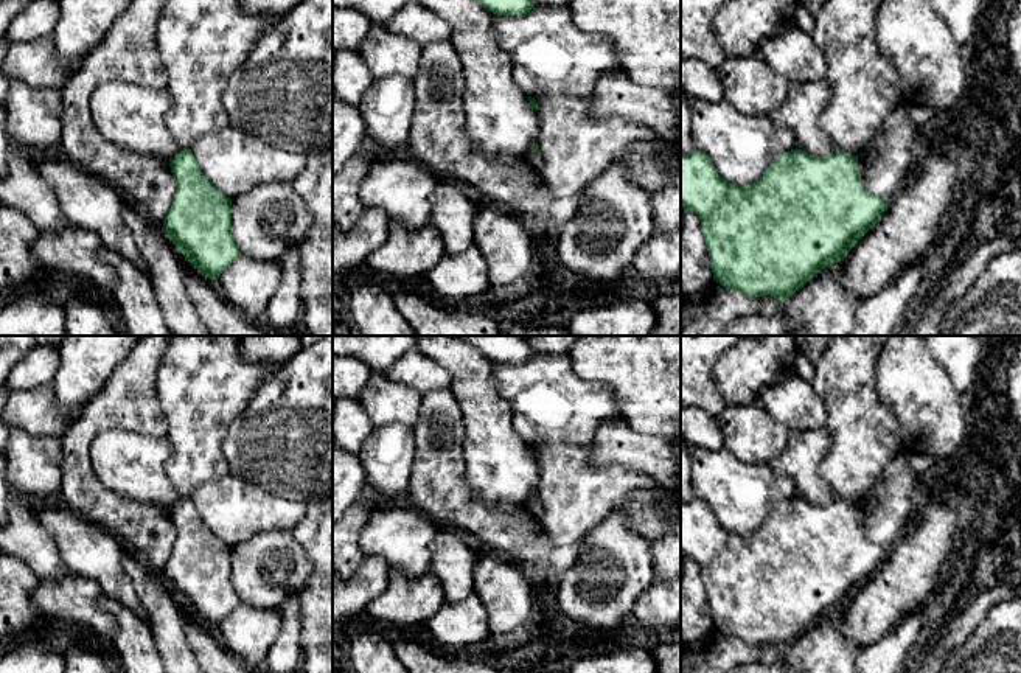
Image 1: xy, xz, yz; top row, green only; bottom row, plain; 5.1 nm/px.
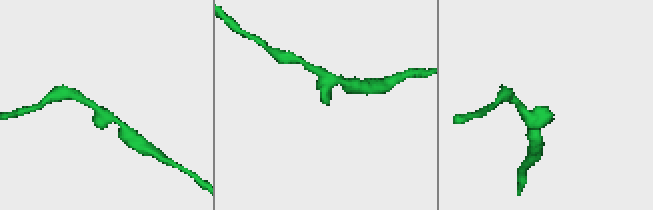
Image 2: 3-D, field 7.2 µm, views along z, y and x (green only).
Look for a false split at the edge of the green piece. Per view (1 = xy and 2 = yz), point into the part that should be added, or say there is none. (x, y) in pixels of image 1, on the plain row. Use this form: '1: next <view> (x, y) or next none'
1: next none
2: next none

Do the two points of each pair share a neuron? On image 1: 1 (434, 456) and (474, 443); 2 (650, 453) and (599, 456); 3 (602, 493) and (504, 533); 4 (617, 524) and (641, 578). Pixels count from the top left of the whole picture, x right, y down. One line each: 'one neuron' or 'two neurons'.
1: two neurons
2: one neuron
3: two neurons
4: one neuron

